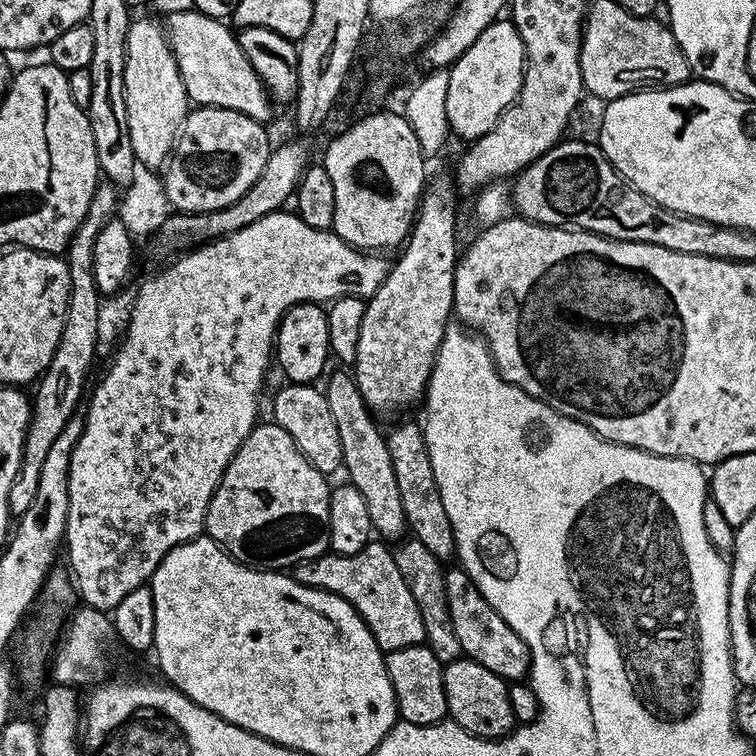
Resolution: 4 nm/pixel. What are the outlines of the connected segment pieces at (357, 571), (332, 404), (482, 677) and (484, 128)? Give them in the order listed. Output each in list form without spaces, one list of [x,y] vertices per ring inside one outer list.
[[[369,542],[362,550],[358,550],[358,554],[325,554],[317,560],[303,561],[303,568],[302,583],[311,588],[321,588],[323,592],[333,592],[350,602],[385,653],[402,646],[425,643],[418,602],[414,602],[414,594],[410,594],[410,586],[406,586],[387,543]]]
[[[338,368],[338,371],[329,373],[327,380],[324,393],[329,403],[330,414],[333,415],[334,424],[338,429],[338,438],[342,441],[342,466],[345,474],[346,472],[348,474],[348,482],[365,499],[373,531],[385,541],[399,541],[407,531],[407,524],[387,439],[382,432],[380,434],[374,424],[373,415],[357,388],[355,377],[349,371]]]
[[[461,658],[444,665],[444,685],[451,723],[462,726],[469,736],[499,740],[513,731],[517,718],[510,708],[508,684],[498,674],[486,670],[486,666],[478,666],[478,662]]]
[[[497,18],[482,30],[474,44],[458,57],[449,71],[449,86],[446,91],[446,118],[451,135],[461,136],[464,142],[484,136],[498,122],[500,115],[512,105],[520,93],[524,77],[524,47],[518,30],[511,19]]]

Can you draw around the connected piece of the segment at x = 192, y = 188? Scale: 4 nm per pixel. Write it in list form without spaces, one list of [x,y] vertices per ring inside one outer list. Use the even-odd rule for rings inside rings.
[[[196,106],[189,111],[188,117],[180,127],[171,156],[162,172],[166,198],[171,207],[180,214],[193,212],[217,212],[219,208],[238,202],[258,182],[258,174],[266,166],[270,151],[268,132],[261,121],[248,117],[238,110],[219,107]]]

